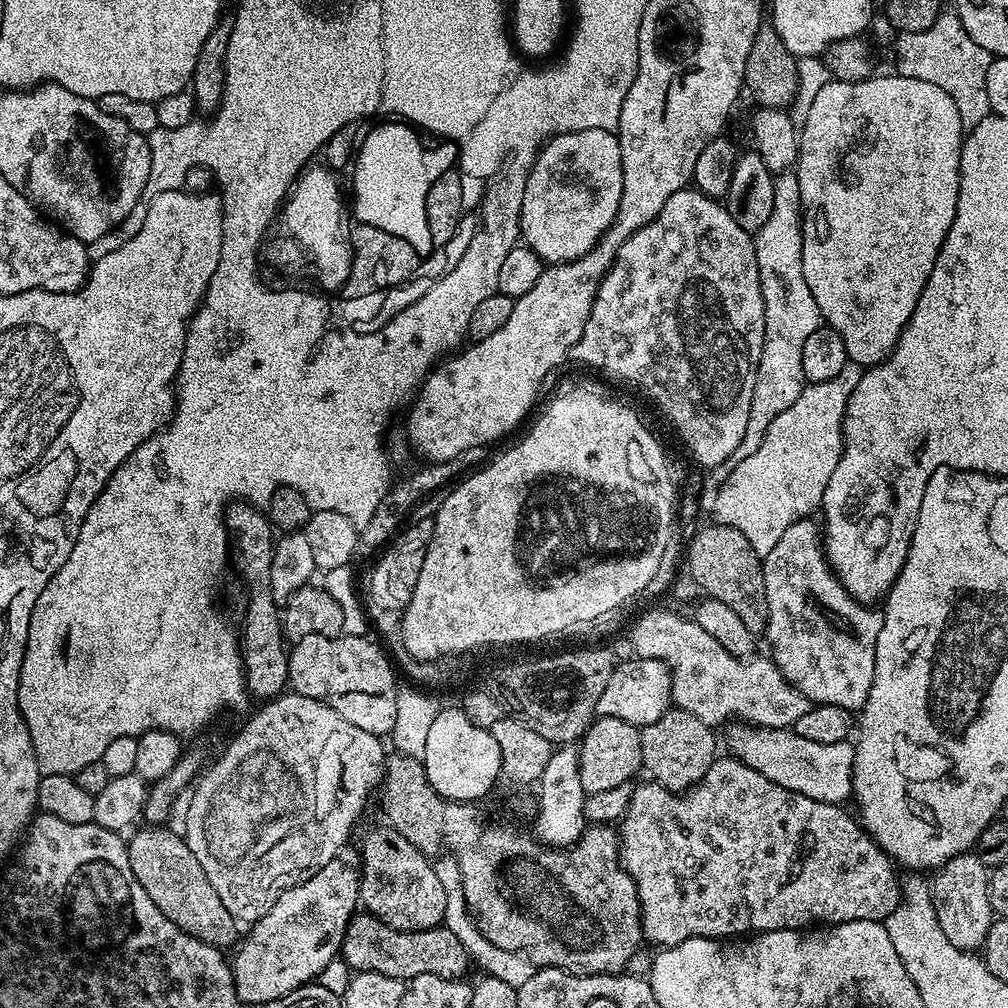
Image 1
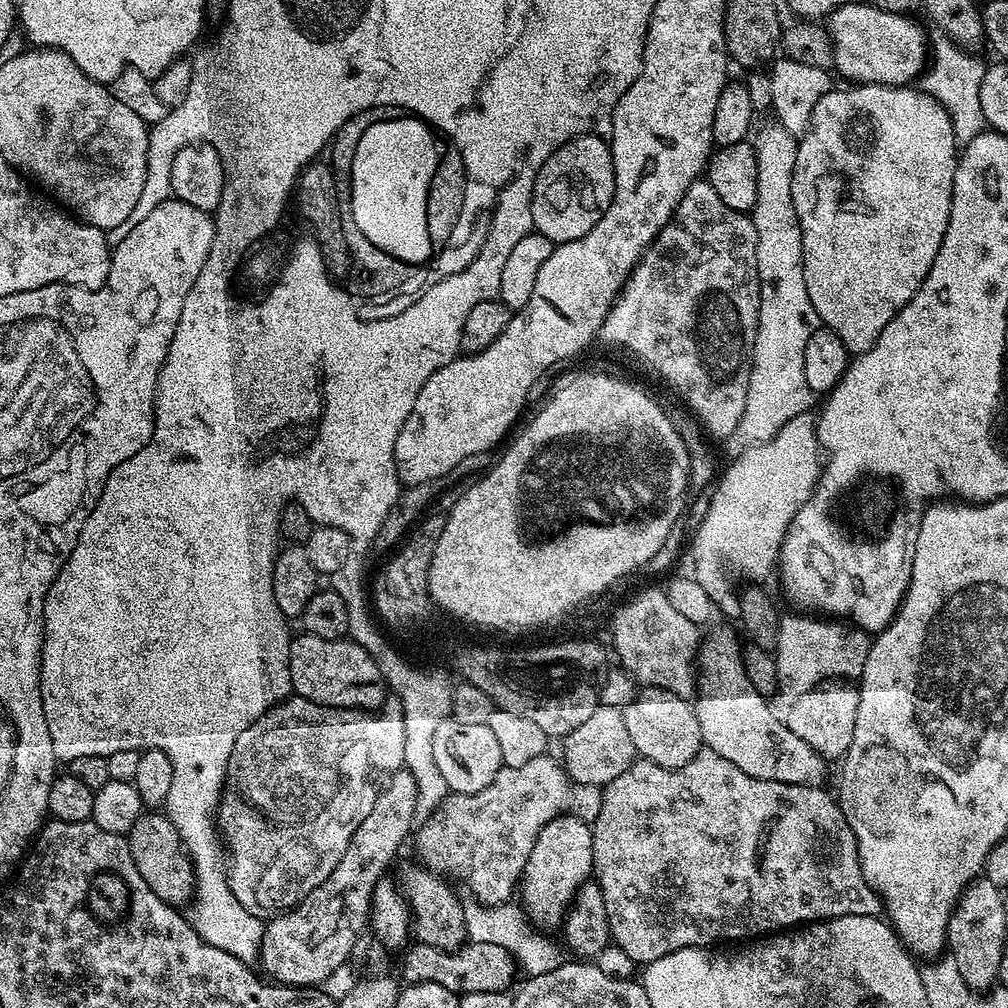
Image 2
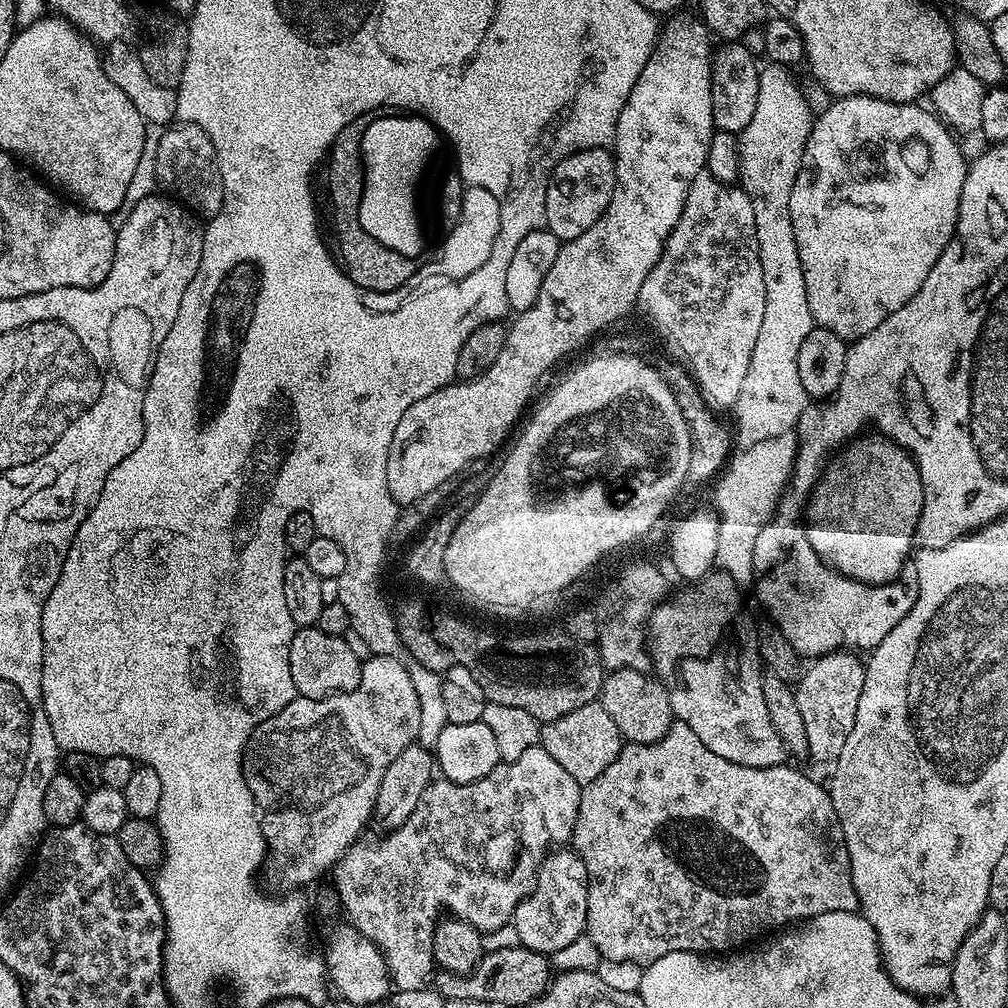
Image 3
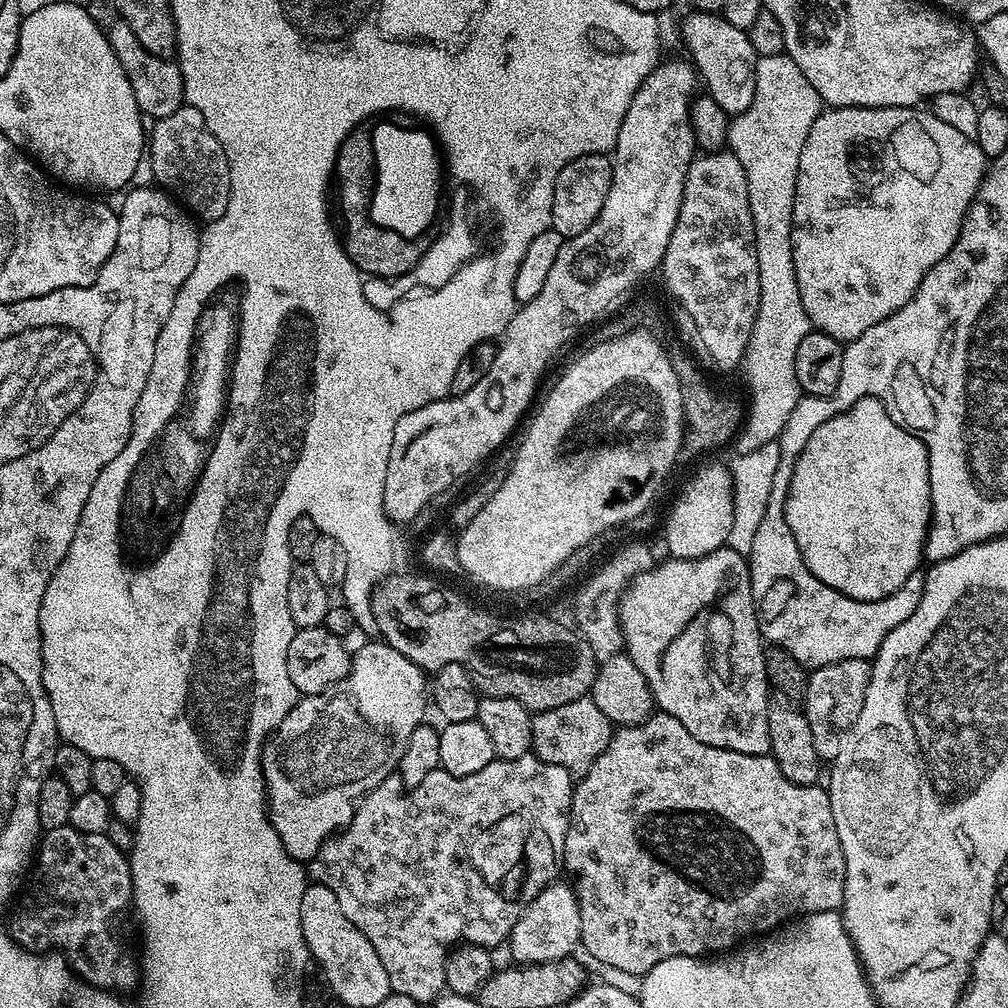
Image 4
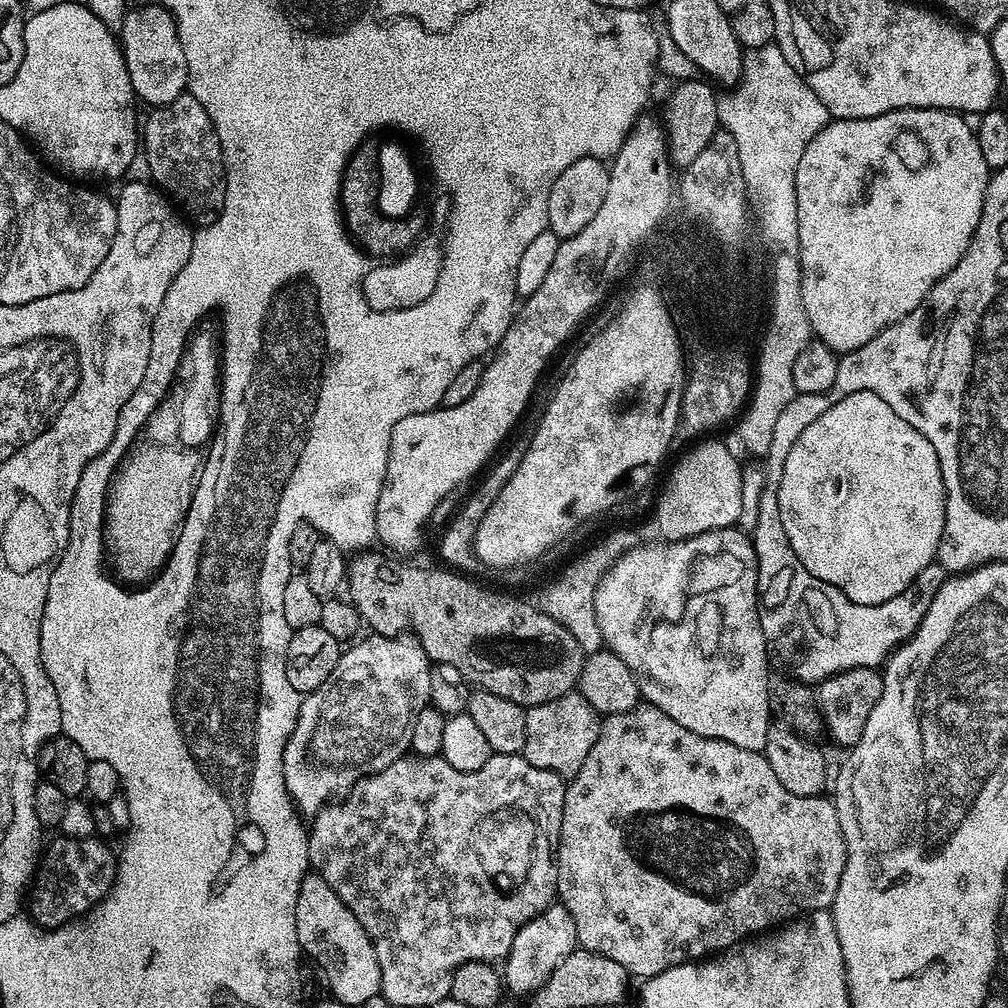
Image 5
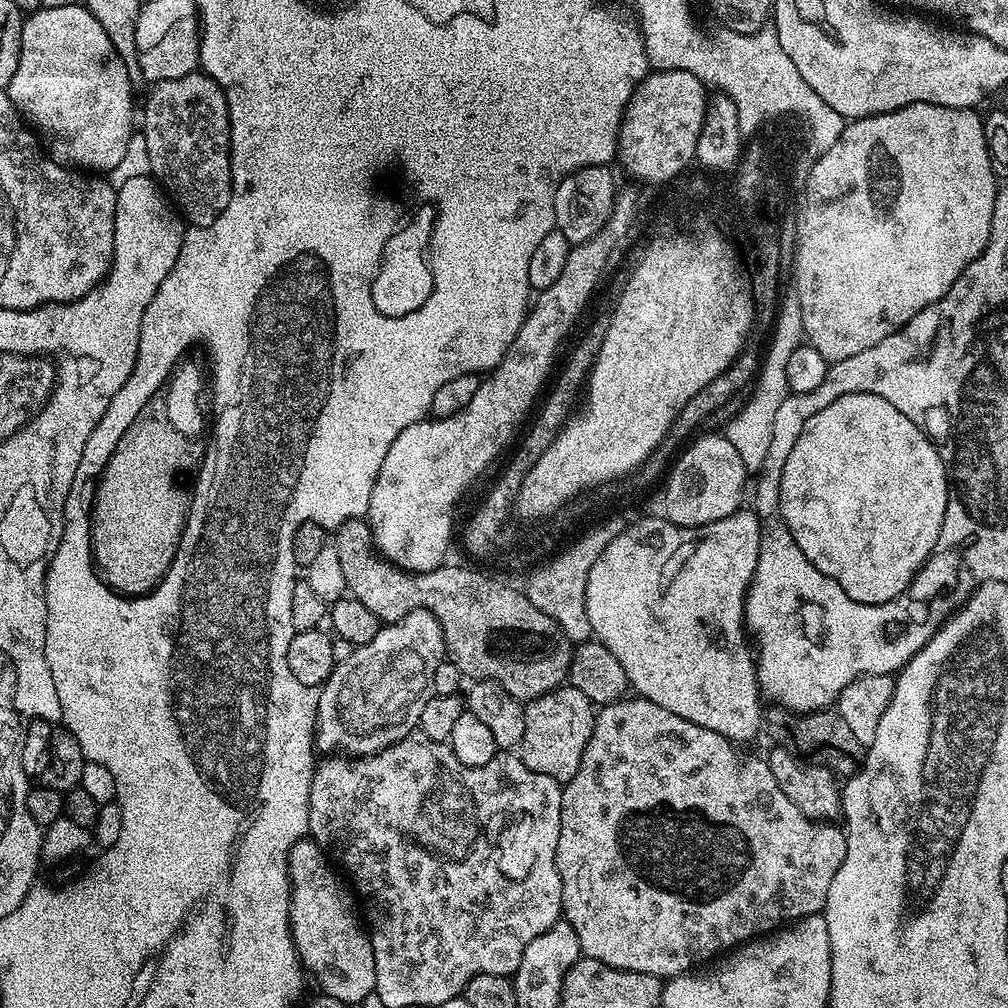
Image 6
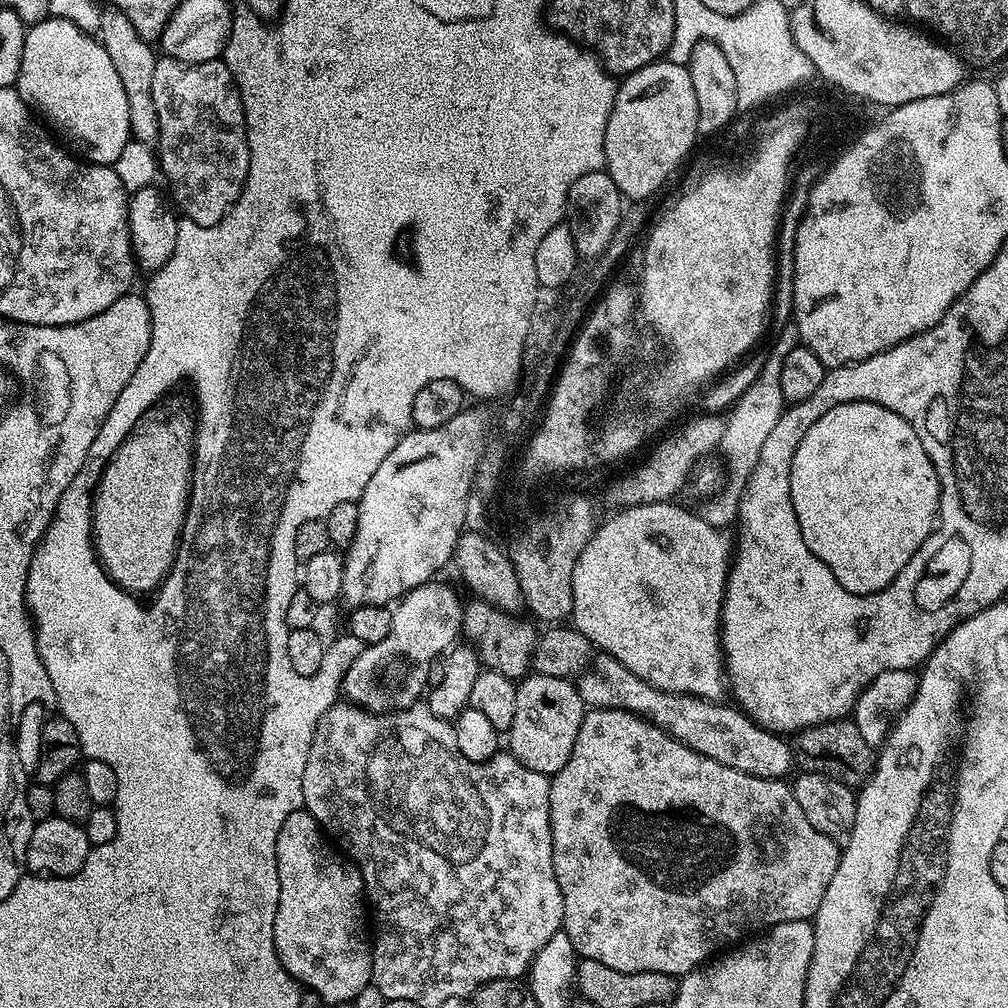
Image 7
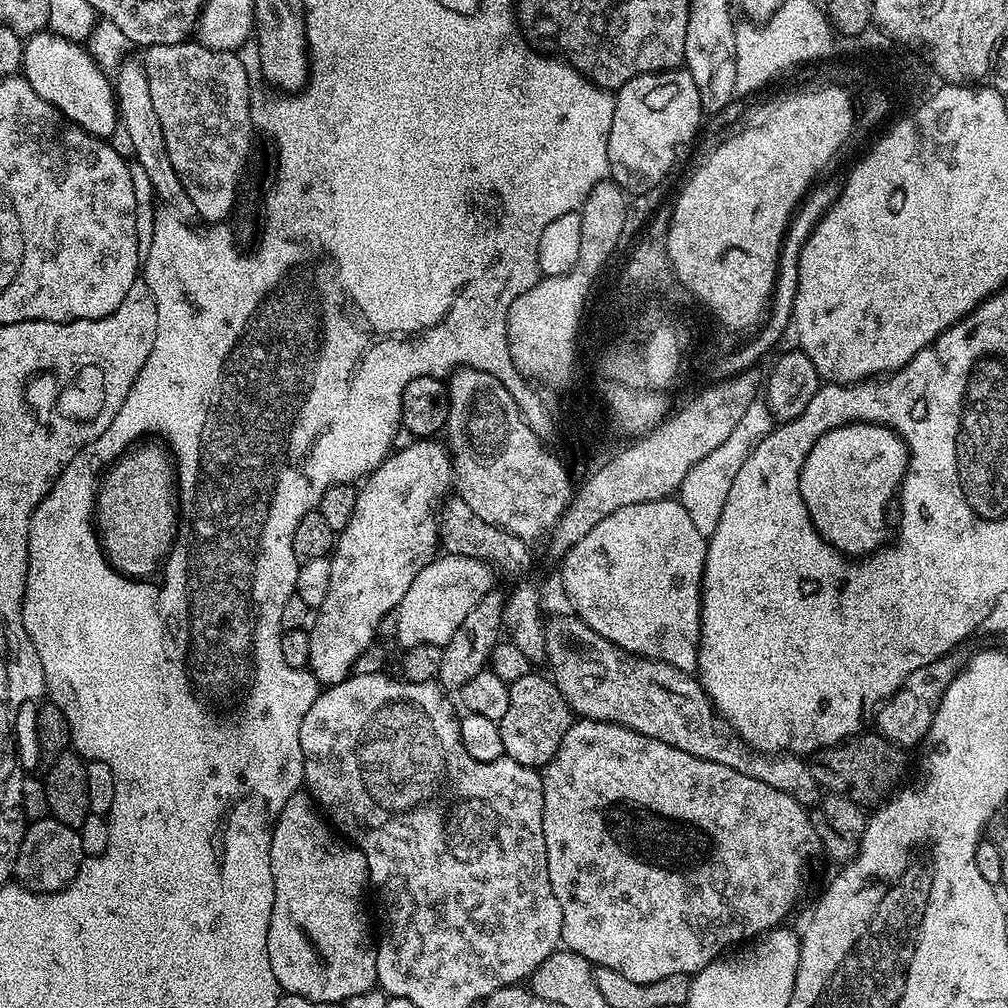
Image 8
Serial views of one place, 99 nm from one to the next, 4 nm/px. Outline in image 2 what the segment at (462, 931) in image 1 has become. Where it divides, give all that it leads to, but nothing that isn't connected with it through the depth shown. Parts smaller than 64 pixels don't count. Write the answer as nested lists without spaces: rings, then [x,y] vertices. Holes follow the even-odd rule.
[[[468,898],[462,902],[462,906],[469,939],[493,943],[510,951],[525,975],[548,974],[566,962],[565,949],[558,942],[557,945],[541,936],[544,934],[535,930],[524,910],[517,903],[485,905],[475,898]]]

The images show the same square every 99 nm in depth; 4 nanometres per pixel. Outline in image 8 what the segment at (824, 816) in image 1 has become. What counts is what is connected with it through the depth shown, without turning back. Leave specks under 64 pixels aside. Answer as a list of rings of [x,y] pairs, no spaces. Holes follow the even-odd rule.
[[[577,719],[566,730],[554,758],[545,764],[540,772],[542,782],[542,794],[544,805],[542,806],[542,834],[546,838],[546,866],[550,874],[550,886],[554,898],[558,898],[558,906],[562,906],[562,934],[560,939],[563,947],[569,952],[586,958],[588,963],[606,970],[614,970],[618,974],[630,978],[633,982],[658,982],[658,978],[670,978],[670,974],[682,974],[691,977],[693,974],[702,971],[711,960],[717,959],[721,954],[727,953],[733,946],[743,945],[761,934],[771,932],[773,928],[781,925],[786,916],[792,912],[792,907],[800,898],[800,890],[804,886],[804,871],[808,868],[808,859],[815,852],[821,851],[820,840],[816,837],[816,831],[812,825],[812,817],[809,809],[798,803],[790,794],[782,794],[782,790],[774,790],[774,786],[766,786],[766,782],[758,782],[758,778],[750,778],[746,774],[738,774],[730,766],[722,766],[718,762],[710,762],[702,758],[694,758],[694,754],[686,754],[686,750],[678,750],[674,746],[666,746],[666,742],[658,742],[658,738],[646,738],[646,734],[630,730],[621,724],[611,724],[605,720]]]

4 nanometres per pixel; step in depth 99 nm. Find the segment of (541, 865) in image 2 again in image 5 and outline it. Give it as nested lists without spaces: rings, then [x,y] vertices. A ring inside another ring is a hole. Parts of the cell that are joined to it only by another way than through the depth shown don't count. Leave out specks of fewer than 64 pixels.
[[[554,902],[545,912],[537,913],[526,926],[522,926],[514,938],[514,946],[502,964],[502,979],[507,991],[535,994],[546,982],[546,978],[550,978],[550,974],[577,947],[576,927],[574,918],[570,918],[570,910],[566,910],[563,904]]]

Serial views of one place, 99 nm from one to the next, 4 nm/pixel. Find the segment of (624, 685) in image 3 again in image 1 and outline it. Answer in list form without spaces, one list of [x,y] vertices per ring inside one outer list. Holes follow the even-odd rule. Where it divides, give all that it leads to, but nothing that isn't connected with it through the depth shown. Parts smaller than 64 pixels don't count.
[[[673,707],[658,722],[640,729],[643,771],[648,771],[655,783],[671,792],[686,792],[700,783],[706,770],[710,770],[712,761],[717,759],[716,735],[713,729],[706,726],[706,722],[698,722],[694,714]]]

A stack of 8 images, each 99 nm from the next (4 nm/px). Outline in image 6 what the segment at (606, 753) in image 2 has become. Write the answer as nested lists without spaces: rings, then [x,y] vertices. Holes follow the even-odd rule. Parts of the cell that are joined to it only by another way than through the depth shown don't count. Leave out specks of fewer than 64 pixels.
[[[561,686],[527,701],[524,713],[526,734],[522,734],[518,749],[520,761],[530,766],[530,770],[554,778],[562,786],[567,784],[574,774],[578,774],[578,766],[582,766],[582,754],[586,742],[590,742],[597,709],[582,690]]]

